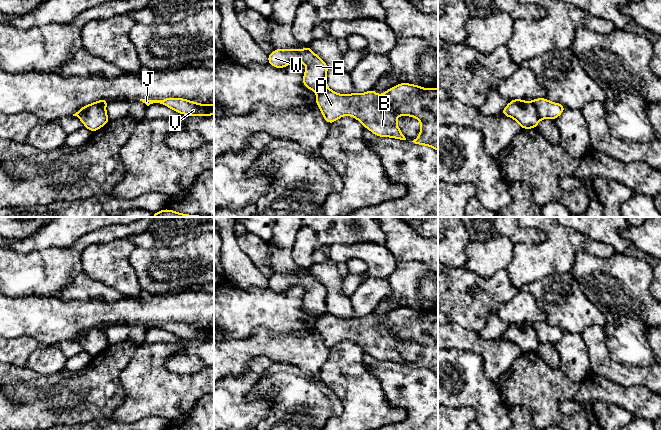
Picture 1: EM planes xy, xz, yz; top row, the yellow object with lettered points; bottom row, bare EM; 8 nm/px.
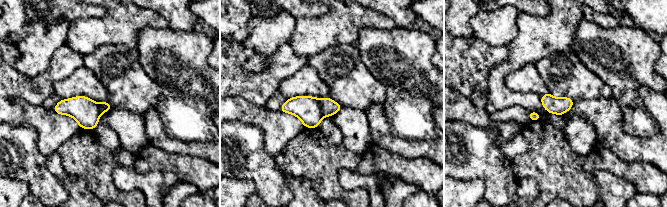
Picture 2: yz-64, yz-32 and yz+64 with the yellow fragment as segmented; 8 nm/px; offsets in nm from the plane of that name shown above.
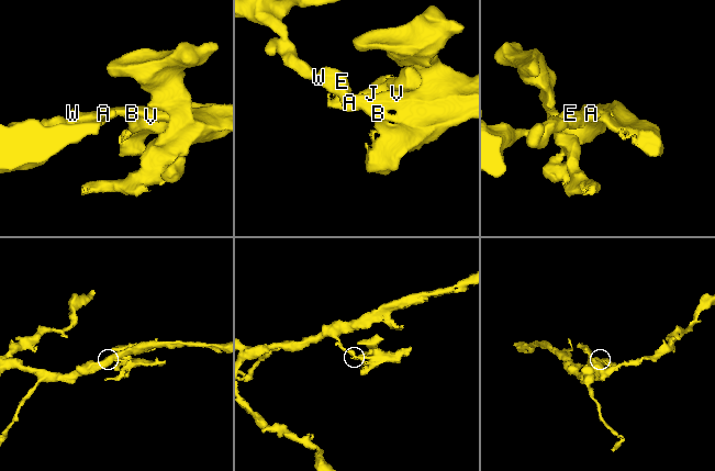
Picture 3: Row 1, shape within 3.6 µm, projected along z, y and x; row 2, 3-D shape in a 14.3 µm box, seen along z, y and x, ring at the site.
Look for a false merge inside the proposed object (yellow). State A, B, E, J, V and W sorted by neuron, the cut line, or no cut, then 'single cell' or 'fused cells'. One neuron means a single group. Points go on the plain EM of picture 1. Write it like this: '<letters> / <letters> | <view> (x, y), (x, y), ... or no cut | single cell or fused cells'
A B J V / E W | yz (531, 325), (540, 342) | fused cells

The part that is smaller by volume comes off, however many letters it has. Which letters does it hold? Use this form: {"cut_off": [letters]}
{"cut_off": ["A", "B", "J", "V"]}

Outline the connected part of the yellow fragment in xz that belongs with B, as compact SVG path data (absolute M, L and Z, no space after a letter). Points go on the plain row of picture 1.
M403 306L390 312L381 320L378 320L373 313L364 318L353 316L349 319L341 319L326 312L318 316L315 328L319 330L325 345L329 348L342 340L349 339L379 361L400 364L406 364L406 362L396 350L398 341L413 340L421 346L421 356L412 366L421 370L428 369L438 375L438 312L424 313L421 310Z

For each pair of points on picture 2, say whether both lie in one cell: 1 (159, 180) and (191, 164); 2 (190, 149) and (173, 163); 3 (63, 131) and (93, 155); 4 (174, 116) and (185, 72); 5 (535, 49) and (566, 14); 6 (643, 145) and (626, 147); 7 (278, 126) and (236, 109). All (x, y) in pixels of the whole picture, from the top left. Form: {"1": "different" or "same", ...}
{"1": "different", "2": "different", "3": "different", "4": "same", "5": "same", "6": "same", "7": "same"}

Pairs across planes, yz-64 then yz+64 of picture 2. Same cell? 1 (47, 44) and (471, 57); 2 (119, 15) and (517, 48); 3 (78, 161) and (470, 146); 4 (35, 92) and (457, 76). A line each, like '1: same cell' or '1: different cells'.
1: different cells
2: same cell
3: different cells
4: same cell

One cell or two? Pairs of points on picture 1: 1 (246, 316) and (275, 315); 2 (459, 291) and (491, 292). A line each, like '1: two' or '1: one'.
1: one
2: one

